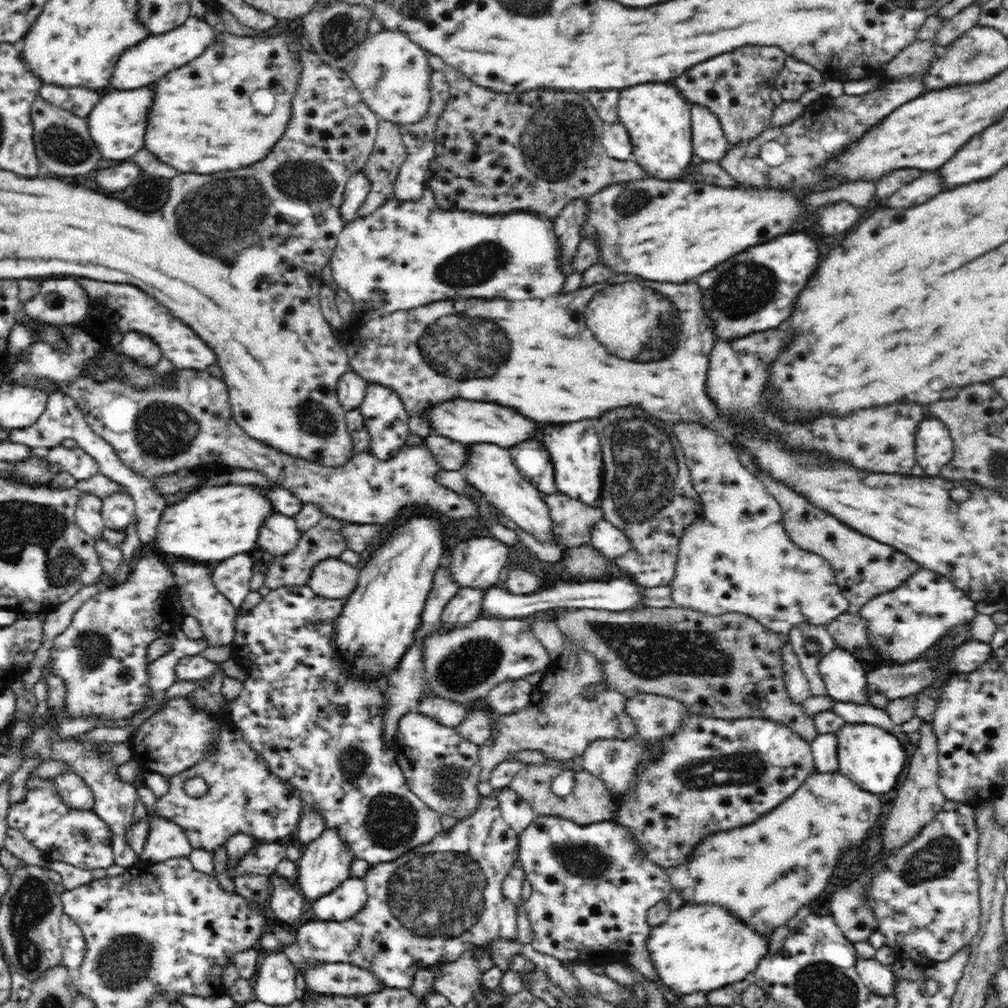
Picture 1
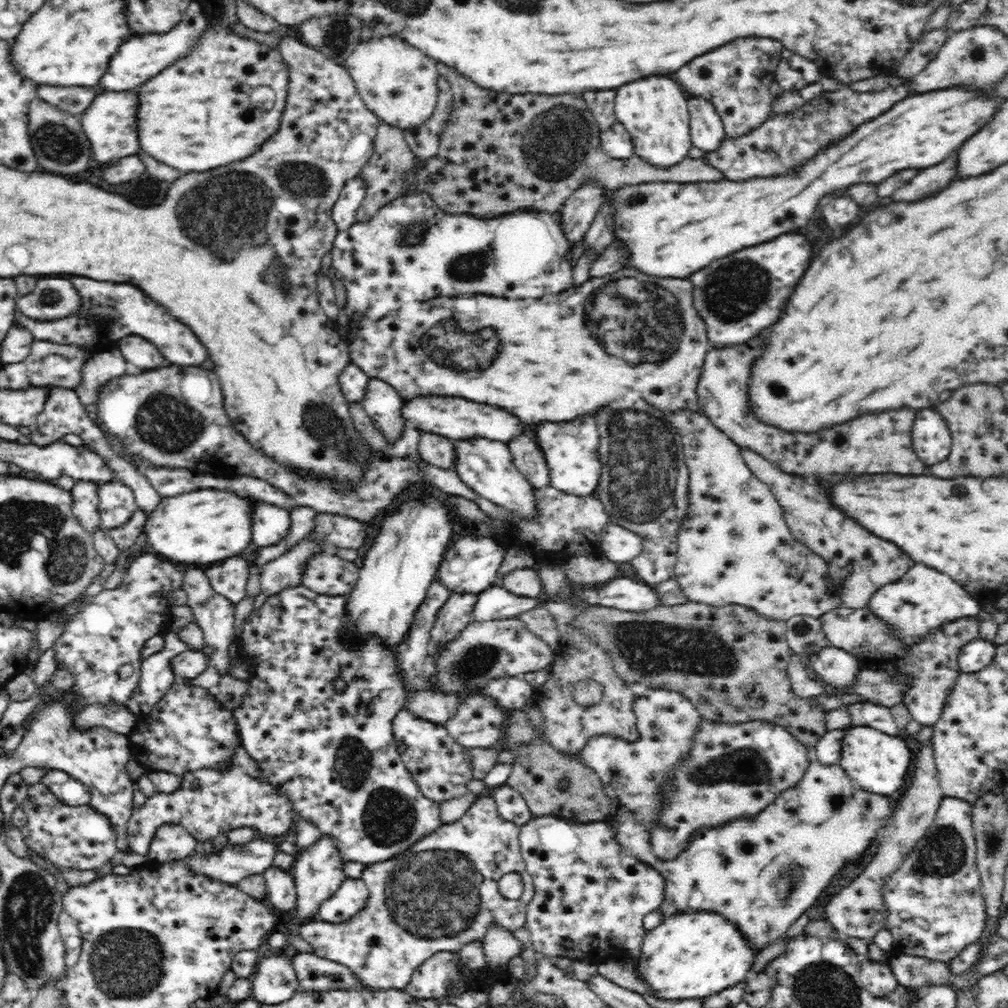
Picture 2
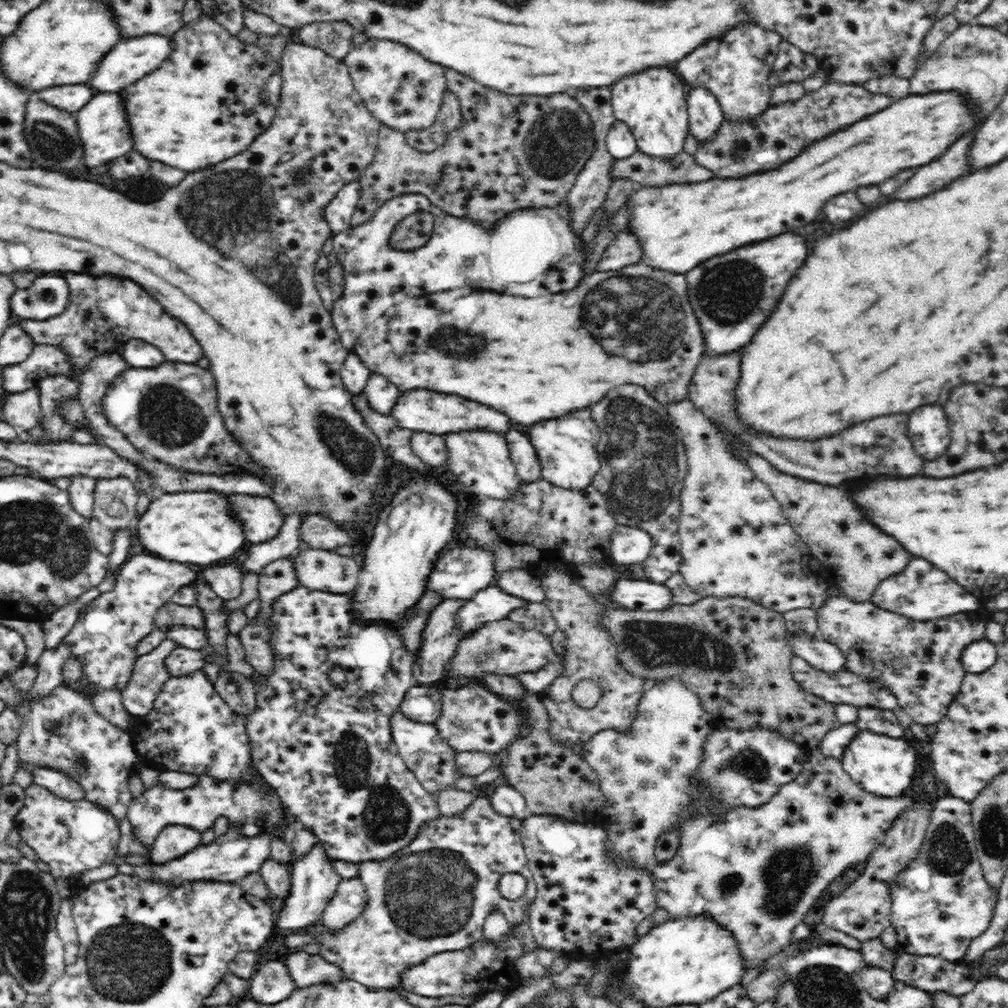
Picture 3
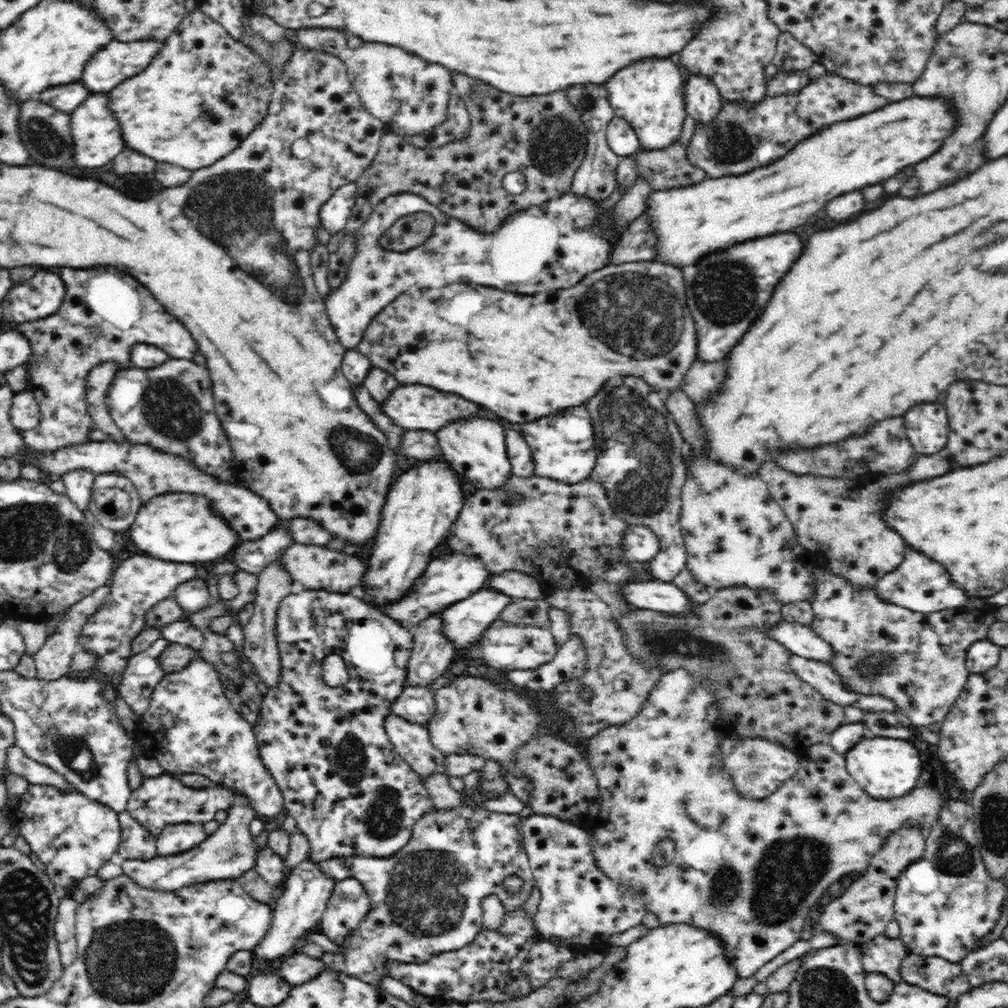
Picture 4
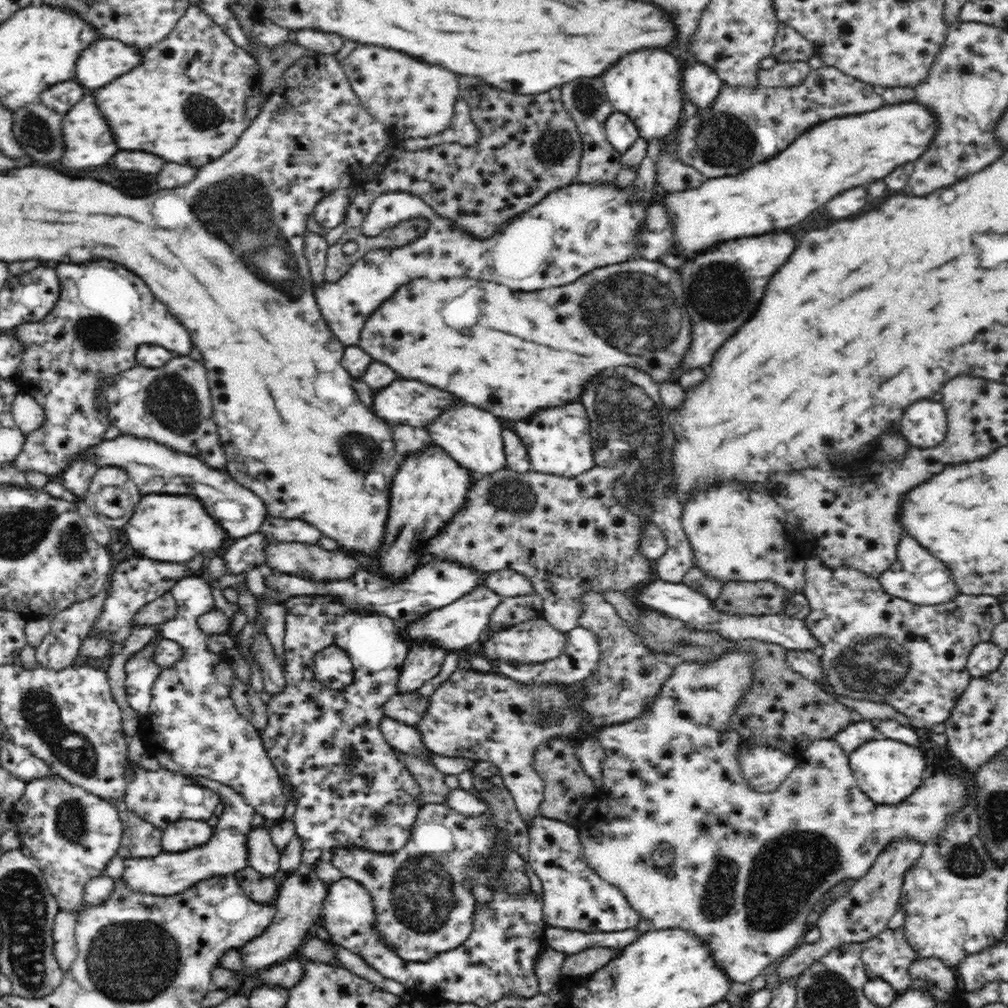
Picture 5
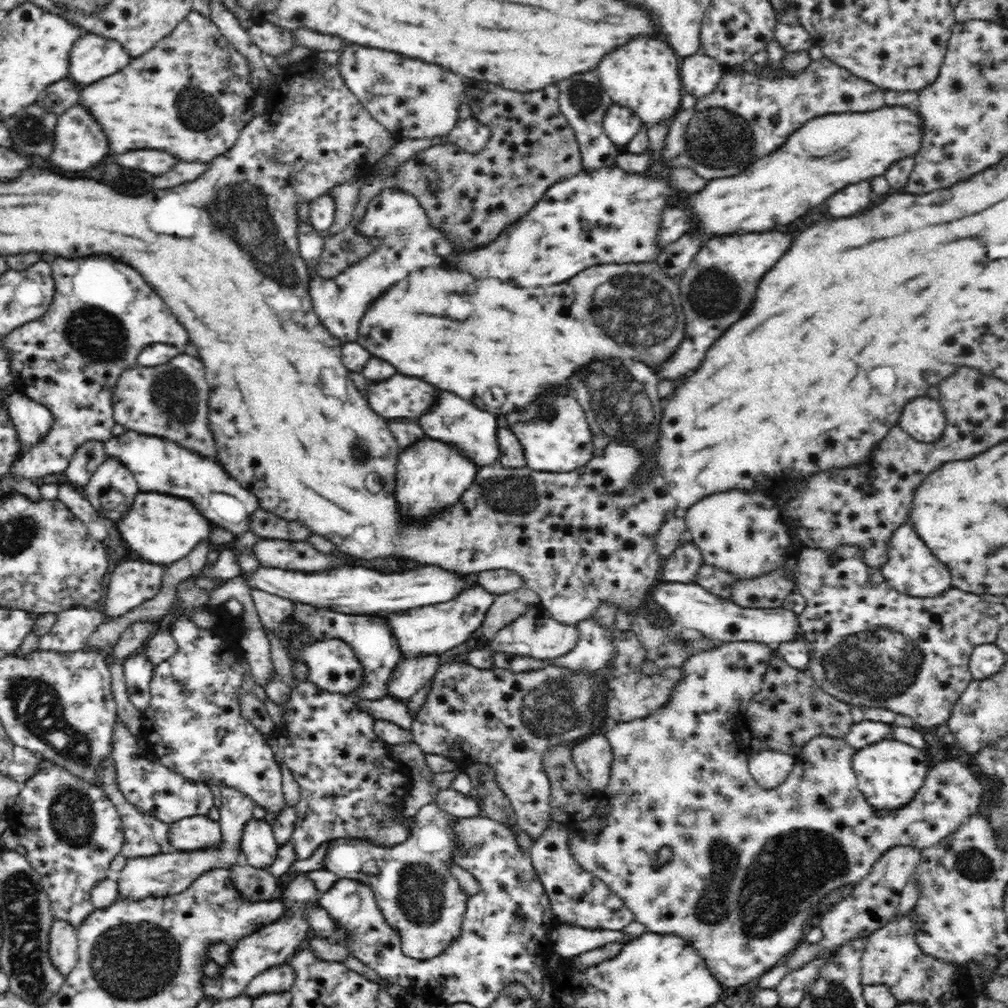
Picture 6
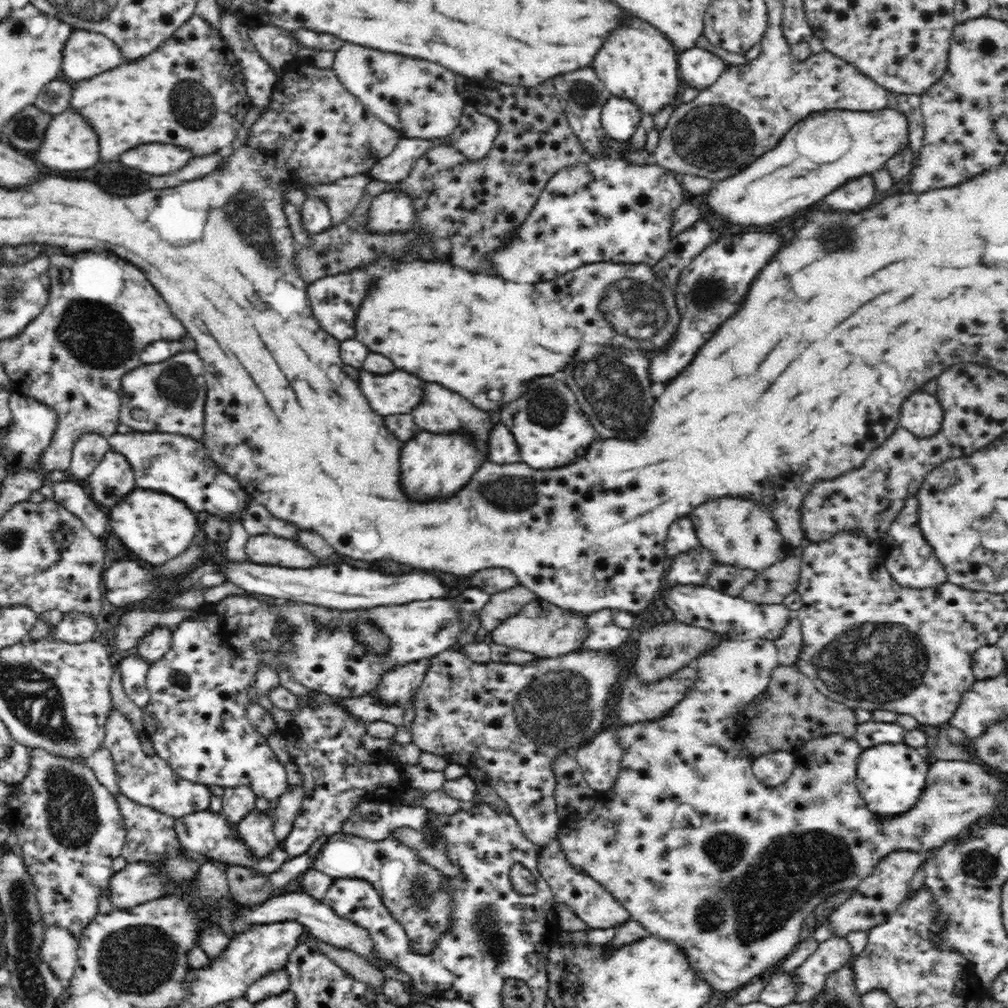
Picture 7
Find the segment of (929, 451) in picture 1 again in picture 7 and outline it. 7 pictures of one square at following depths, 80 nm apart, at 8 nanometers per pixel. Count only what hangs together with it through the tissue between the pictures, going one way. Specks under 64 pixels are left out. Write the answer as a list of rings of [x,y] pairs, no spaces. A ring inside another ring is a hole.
[[[917,391],[902,404],[899,427],[911,431],[918,438],[927,439],[940,430],[943,420],[943,409],[937,398]]]

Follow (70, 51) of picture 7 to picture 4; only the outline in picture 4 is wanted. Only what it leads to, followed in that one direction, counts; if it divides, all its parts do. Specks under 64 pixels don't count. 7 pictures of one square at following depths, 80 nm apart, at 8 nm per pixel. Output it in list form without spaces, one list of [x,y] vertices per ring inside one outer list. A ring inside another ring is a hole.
[[[114,41],[104,46],[94,58],[88,58],[82,82],[88,90],[104,92],[112,90],[116,82],[124,82],[124,78],[143,71],[152,58],[164,48],[164,41]]]

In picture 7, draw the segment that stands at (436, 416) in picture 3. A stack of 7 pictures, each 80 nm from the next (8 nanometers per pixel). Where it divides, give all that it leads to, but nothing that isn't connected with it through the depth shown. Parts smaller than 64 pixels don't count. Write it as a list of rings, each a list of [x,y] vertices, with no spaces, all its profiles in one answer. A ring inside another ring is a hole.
[[[360,369],[360,390],[372,404],[372,410],[382,417],[412,415],[414,408],[422,402],[422,380],[400,369],[391,372],[392,374],[377,375]]]

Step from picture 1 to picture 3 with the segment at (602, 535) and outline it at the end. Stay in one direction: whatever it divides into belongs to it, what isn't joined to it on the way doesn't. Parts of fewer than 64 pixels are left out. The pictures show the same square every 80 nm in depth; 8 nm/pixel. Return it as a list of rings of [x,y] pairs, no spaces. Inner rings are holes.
[[[620,525],[610,532],[608,549],[618,565],[639,564],[652,550],[652,537],[646,531]]]

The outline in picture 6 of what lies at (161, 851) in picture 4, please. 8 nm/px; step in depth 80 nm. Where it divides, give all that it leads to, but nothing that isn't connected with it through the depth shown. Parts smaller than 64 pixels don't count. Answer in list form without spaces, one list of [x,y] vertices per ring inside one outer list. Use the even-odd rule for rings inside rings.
[[[206,815],[183,818],[170,824],[168,843],[176,851],[194,851],[211,848],[220,842],[219,821]]]

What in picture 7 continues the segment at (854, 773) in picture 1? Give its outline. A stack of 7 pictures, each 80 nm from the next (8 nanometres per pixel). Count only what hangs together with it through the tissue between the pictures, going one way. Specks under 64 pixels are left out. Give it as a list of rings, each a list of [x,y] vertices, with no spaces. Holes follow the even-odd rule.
[[[905,742],[876,745],[860,753],[854,781],[865,804],[873,813],[884,818],[896,817],[907,813],[919,801],[924,785],[927,784],[930,767],[925,753]]]

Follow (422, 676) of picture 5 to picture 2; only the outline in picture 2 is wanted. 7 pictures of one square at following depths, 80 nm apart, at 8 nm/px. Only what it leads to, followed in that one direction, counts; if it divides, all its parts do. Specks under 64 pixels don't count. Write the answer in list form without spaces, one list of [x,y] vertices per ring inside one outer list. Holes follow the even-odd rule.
[[[454,593],[439,608],[436,621],[431,628],[431,649],[433,646],[444,645],[448,640],[454,640],[454,636],[462,632],[471,620],[473,606],[477,601],[477,594]]]

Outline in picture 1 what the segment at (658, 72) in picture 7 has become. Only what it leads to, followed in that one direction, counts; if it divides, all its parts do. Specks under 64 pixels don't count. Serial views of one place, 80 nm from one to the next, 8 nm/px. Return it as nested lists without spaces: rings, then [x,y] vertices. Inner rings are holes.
[[[650,82],[632,88],[623,88],[617,104],[619,121],[626,127],[633,157],[650,178],[664,182],[684,182],[692,162],[693,142],[691,105],[686,102],[674,85]]]

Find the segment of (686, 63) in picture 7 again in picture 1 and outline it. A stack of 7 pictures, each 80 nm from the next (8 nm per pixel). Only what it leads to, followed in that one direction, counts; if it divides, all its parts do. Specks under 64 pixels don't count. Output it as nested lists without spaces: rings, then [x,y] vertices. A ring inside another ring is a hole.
[[[691,105],[693,153],[703,163],[719,164],[729,149],[729,142],[720,126],[719,118],[708,107]]]

